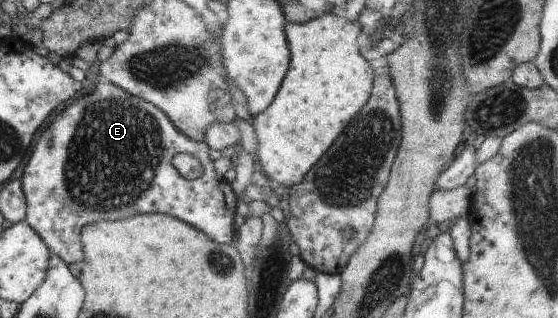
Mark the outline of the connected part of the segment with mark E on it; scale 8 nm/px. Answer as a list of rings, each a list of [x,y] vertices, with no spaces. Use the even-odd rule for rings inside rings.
[[[104,80],[96,85],[90,95],[84,95],[62,109],[50,126],[42,131],[24,168],[21,183],[27,204],[25,221],[46,243],[50,252],[68,265],[84,261],[81,233],[85,226],[127,219],[134,215],[164,213],[196,227],[216,243],[234,244],[237,198],[231,185],[216,173],[209,146],[205,141],[194,141],[184,135],[152,103]],[[179,153],[193,155],[200,161],[204,168],[201,177],[187,181],[178,174],[171,161]]]

